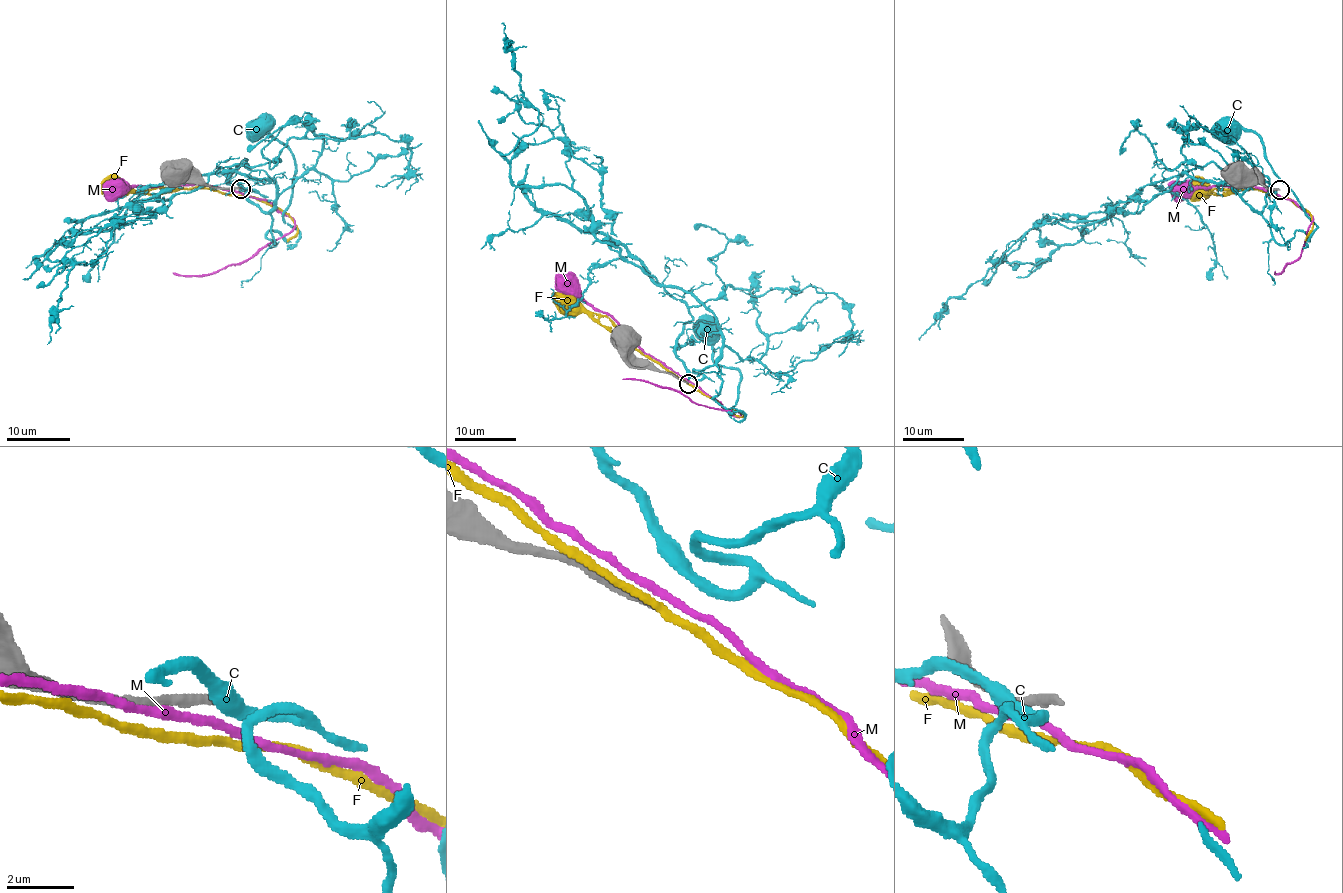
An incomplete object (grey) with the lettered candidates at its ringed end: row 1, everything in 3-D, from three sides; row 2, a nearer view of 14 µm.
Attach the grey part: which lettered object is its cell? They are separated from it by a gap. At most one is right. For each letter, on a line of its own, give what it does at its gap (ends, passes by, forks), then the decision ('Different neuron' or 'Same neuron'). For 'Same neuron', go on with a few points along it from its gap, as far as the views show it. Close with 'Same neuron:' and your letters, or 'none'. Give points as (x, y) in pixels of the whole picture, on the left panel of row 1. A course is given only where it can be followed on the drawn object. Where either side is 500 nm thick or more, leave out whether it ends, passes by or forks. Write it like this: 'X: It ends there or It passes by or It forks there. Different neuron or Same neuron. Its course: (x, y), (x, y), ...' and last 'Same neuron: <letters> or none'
C: It passes by. Different neuron
F: It passes by. Different neuron
M: It passes by. Different neuron
Same neuron: none

